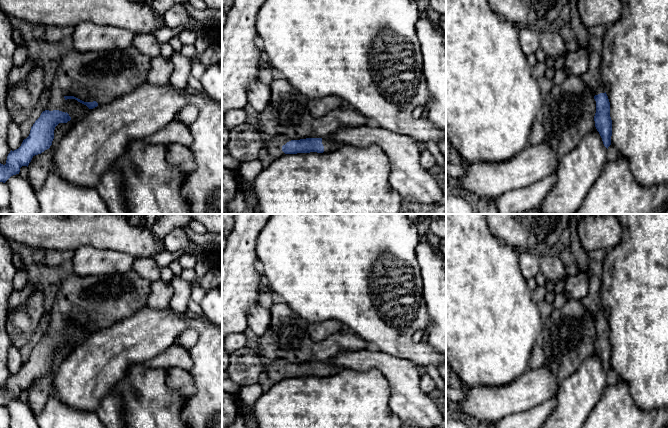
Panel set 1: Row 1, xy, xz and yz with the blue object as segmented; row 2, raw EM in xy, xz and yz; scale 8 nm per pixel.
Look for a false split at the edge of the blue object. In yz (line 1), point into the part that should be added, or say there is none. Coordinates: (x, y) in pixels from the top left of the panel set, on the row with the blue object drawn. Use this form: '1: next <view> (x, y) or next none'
1: next yz (592, 77)

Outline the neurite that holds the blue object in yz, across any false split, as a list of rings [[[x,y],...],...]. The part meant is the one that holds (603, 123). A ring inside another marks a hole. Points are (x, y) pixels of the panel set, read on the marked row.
[[[594,52],[588,57],[588,62],[588,68],[581,79],[588,85],[594,95],[596,101],[595,127],[604,146],[608,149],[611,145],[612,120],[610,117],[610,102],[600,73],[601,55]]]

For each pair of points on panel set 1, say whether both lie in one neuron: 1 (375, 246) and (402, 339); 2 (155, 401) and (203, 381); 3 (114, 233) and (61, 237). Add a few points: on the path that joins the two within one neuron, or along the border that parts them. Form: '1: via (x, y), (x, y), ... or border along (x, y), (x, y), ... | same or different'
1: via (365, 270), (366, 294), (378, 319) | same
2: border along (185, 398), (180, 417) | different
3: via (101, 233), (74, 233) | same

